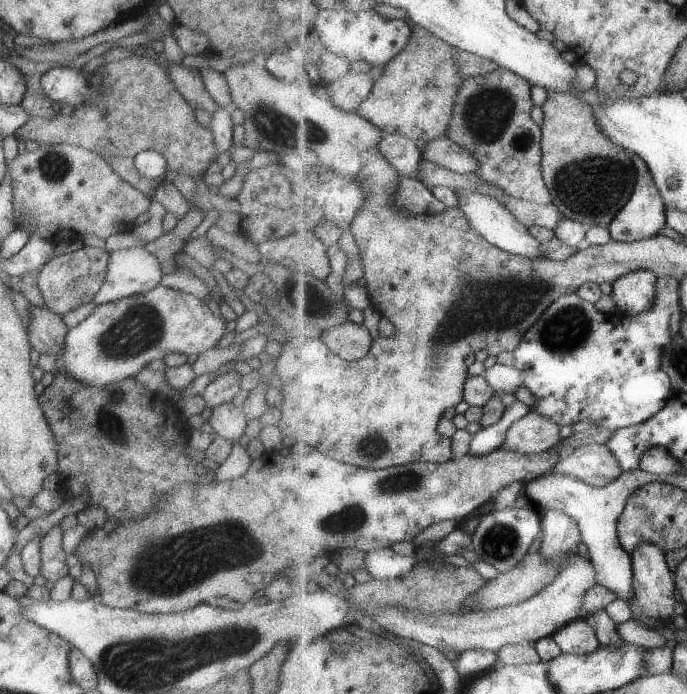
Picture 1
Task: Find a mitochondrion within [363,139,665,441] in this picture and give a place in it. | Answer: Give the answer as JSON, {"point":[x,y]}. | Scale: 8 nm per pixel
{"point":[484,302]}

